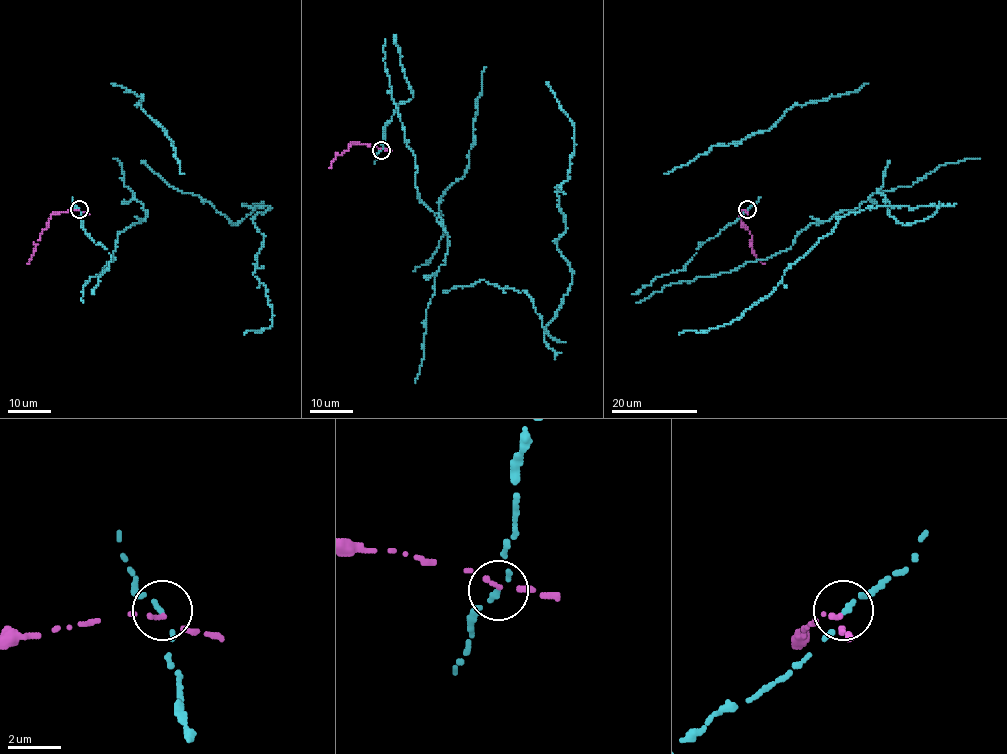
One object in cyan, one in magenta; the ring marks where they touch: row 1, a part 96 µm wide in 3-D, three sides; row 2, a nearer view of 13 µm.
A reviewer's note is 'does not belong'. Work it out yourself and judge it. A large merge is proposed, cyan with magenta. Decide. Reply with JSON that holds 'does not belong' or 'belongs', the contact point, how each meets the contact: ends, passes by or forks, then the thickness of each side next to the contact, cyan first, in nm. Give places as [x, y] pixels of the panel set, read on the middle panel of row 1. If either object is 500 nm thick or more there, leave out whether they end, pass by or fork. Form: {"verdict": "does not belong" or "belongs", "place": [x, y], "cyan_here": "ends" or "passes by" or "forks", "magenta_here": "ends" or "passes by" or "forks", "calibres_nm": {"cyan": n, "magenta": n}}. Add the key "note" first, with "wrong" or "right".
{"note": "right", "verdict": "does not belong", "place": [381, 150], "cyan_here": "passes by", "magenta_here": "passes by", "calibres_nm": {"cyan": 150, "magenta": 130}}

